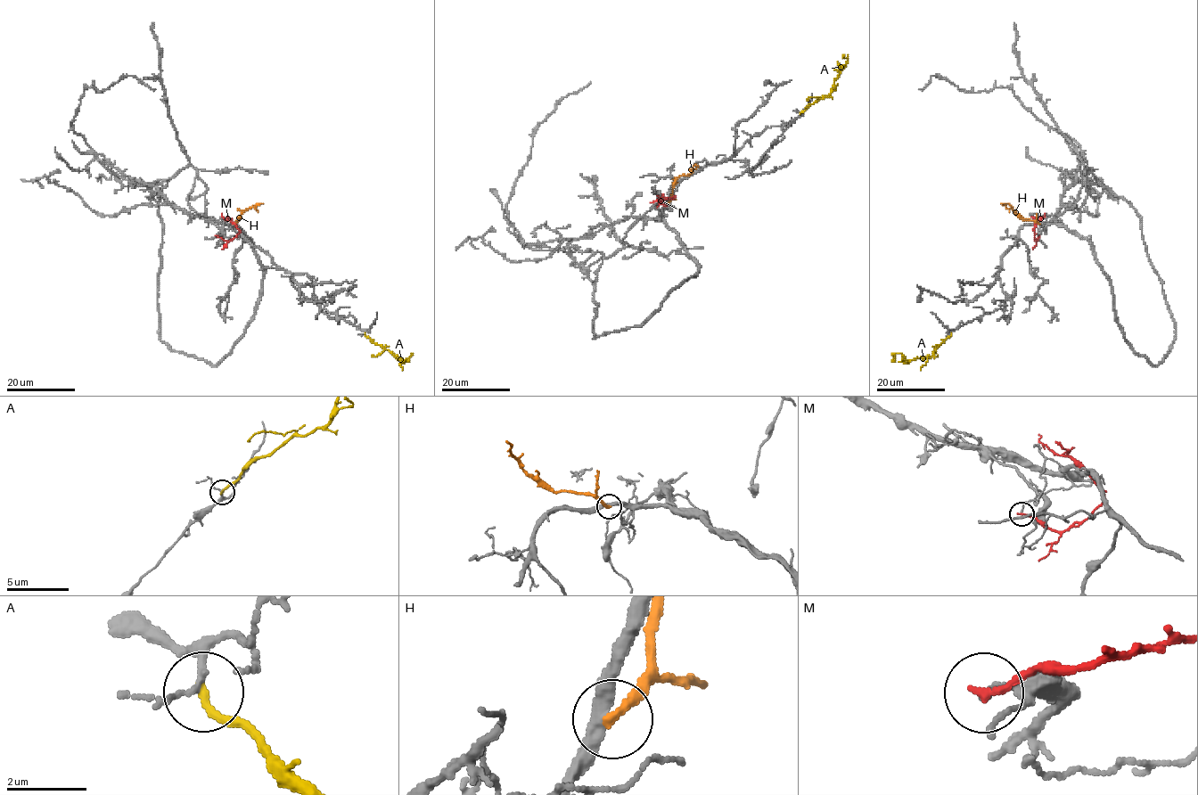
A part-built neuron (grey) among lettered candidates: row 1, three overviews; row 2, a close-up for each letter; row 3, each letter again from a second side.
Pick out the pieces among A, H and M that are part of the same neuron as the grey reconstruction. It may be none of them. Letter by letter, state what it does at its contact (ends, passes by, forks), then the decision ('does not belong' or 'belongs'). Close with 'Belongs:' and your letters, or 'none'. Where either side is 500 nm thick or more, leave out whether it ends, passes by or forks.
A: it ends there; does not belong
H: it ends there; does not belong
M: it ends there; does not belong
Belongs: none

